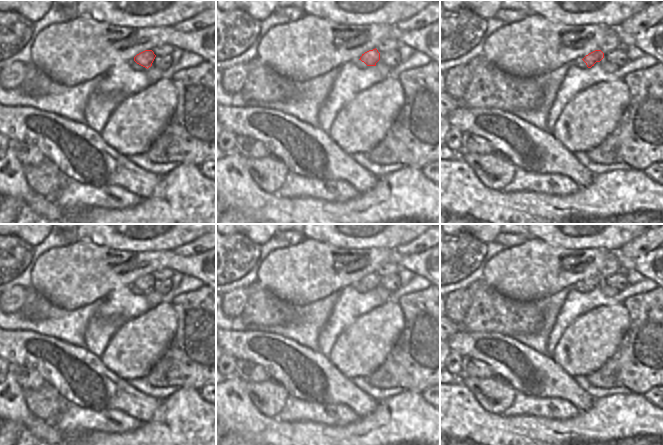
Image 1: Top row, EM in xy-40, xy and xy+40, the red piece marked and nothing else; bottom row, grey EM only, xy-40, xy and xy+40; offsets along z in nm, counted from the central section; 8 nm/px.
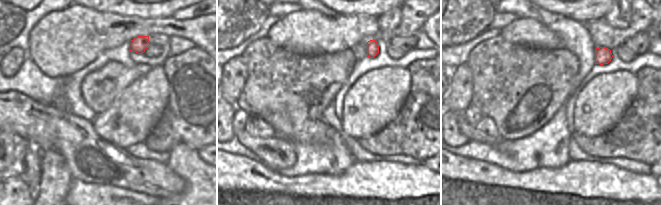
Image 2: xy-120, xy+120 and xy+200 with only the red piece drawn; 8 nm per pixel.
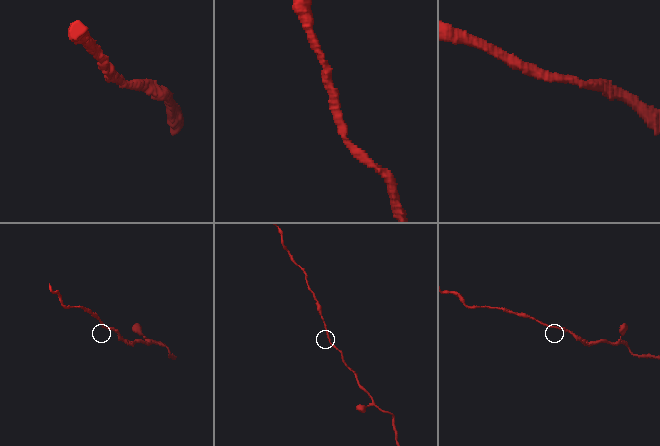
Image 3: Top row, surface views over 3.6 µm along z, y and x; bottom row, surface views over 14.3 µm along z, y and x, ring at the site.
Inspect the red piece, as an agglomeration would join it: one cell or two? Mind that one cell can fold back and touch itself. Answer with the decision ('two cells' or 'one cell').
one cell

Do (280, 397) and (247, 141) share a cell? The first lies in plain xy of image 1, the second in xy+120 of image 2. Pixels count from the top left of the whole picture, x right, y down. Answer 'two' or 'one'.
one

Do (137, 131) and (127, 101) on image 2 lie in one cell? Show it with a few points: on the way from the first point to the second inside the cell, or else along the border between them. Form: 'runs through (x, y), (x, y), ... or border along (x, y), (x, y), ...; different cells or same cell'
runs through (131, 124), (131, 108); same cell

